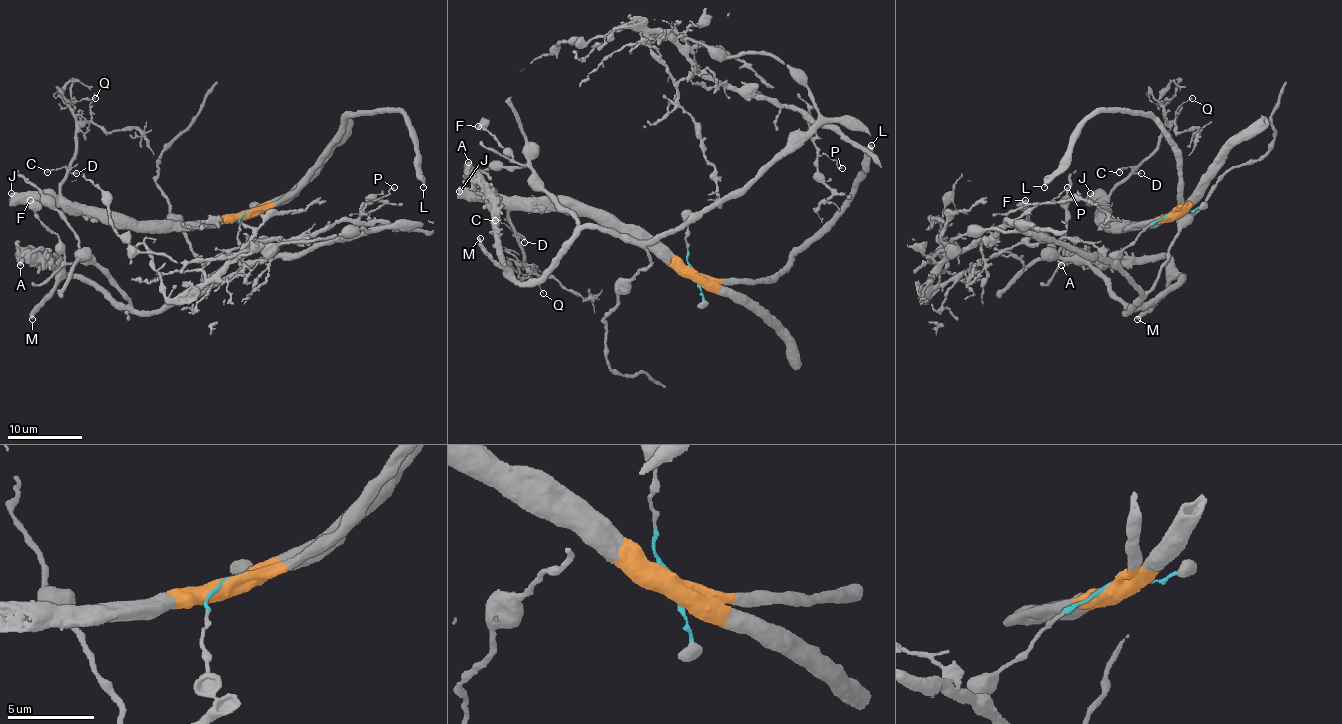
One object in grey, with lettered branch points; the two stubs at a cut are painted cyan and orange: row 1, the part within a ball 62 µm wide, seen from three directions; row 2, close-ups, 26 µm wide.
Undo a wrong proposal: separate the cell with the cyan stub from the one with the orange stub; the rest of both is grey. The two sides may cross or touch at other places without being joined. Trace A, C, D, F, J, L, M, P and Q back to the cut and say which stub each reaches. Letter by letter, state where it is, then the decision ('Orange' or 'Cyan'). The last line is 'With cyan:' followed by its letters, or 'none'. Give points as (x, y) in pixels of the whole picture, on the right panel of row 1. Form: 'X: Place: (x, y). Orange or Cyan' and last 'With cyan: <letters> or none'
A: Place: (1061, 265). Cyan
C: Place: (1119, 172). Orange
D: Place: (1141, 173). Orange
F: Place: (1025, 200). Cyan
J: Place: (1090, 193). Orange
L: Place: (1044, 187). Orange
M: Place: (1137, 319). Cyan
P: Place: (1067, 187). Cyan
Q: Place: (1192, 98). Orange
With cyan: A, F, M, P

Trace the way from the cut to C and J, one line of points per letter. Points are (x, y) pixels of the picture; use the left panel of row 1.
C: (247, 213), (202, 222), (143, 222), (80, 213), (61, 193), (67, 170), (61, 166), (46, 172)
J: (247, 213), (202, 222), (143, 222), (70, 213), (44, 198), (11, 193)

